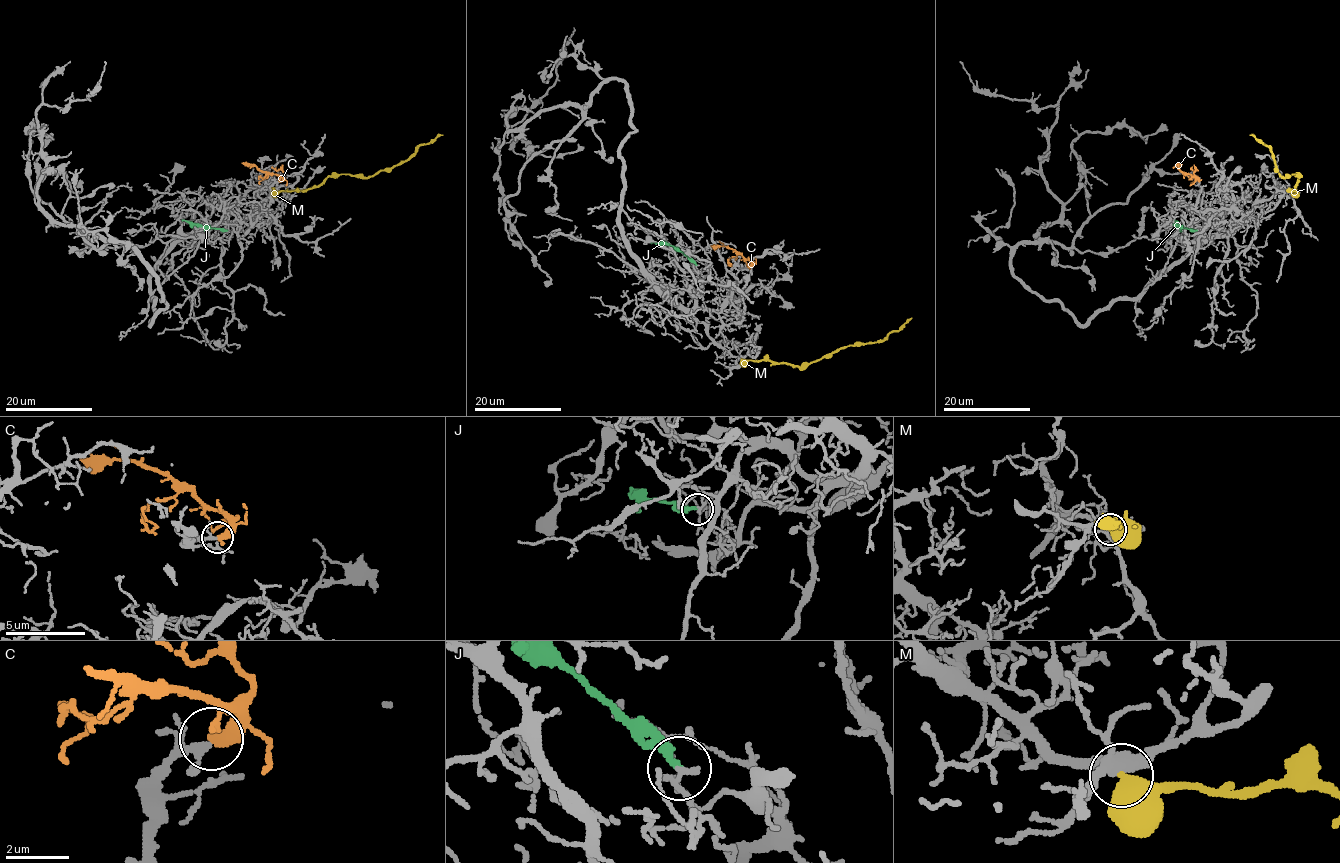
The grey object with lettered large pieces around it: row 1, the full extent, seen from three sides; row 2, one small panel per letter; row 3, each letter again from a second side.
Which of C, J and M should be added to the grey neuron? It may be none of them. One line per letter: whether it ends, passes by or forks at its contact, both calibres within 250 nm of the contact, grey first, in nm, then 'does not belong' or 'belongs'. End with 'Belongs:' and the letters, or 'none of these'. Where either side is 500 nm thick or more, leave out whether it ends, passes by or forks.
C: it ends there; 160 nm thick on the grey side, 440 nm on the other; belongs
J: it ends there; 120 nm thick on the grey side, 240 nm on the other; does not belong
M: 400 nm thick on the grey side, 650 nm on the other; does not belong
Belongs: C

